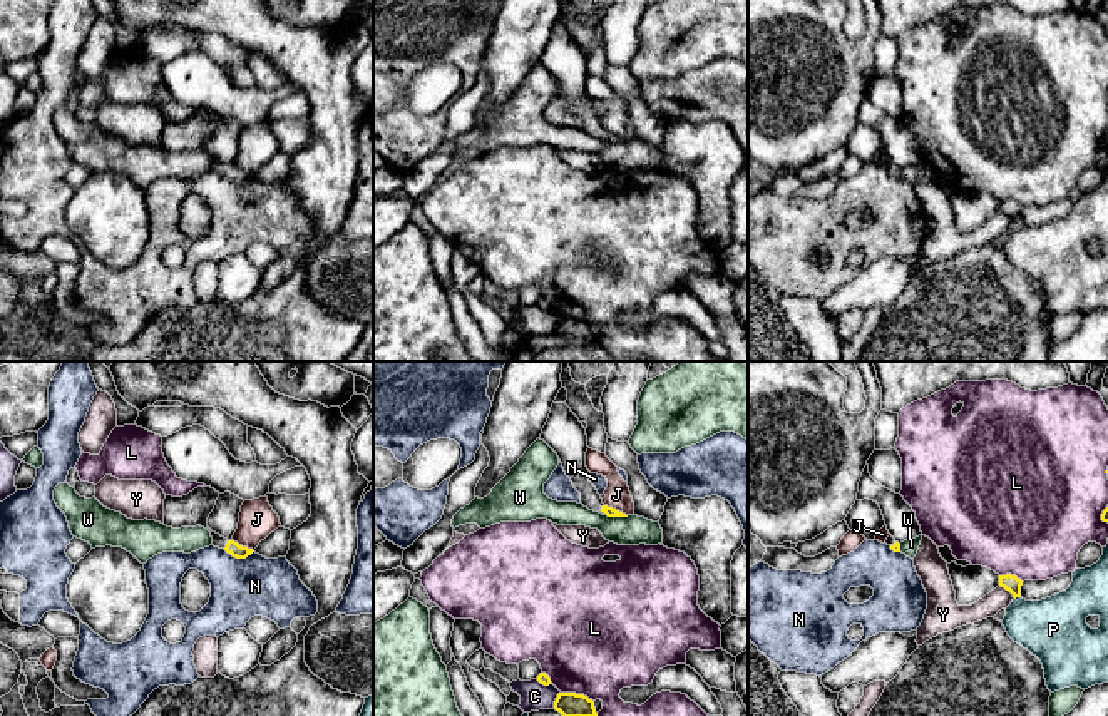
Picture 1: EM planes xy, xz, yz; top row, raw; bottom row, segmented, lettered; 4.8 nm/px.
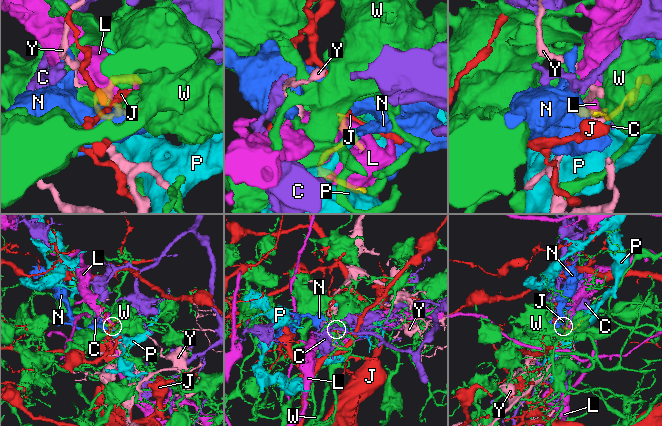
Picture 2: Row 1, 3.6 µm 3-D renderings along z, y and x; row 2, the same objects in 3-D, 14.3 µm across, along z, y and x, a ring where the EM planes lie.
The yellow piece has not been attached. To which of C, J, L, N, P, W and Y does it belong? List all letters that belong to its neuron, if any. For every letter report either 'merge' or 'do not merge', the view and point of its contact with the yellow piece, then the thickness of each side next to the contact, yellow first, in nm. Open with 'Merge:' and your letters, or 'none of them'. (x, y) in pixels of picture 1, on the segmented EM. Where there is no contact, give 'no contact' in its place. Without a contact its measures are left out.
Merge: none of them
C: do not merge | xz (556, 700) | 110/140 nm
J: do not merge | xy (241, 546) | 70/180 nm
L: do not merge | xz (578, 695) | 110/480 nm
N: do not merge | xy (238, 557) | 70/280 nm
P: do not merge | yz (1016, 596) | 80/320 nm
W: do not merge | xz (618, 516) | 50/140 nm
Y: do not merge | yz (1008, 589) | 80/100 nm

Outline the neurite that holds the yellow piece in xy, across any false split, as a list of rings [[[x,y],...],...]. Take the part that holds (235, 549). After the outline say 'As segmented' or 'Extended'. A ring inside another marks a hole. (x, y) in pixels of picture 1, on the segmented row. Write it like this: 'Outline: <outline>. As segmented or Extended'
Outline: [[[197,487],[187,495],[164,499],[164,525],[172,529],[201,525],[211,532],[213,545],[224,549],[236,559],[246,559],[254,550],[228,540],[208,527],[208,517],[213,512],[219,492],[211,487]]]. Extended

